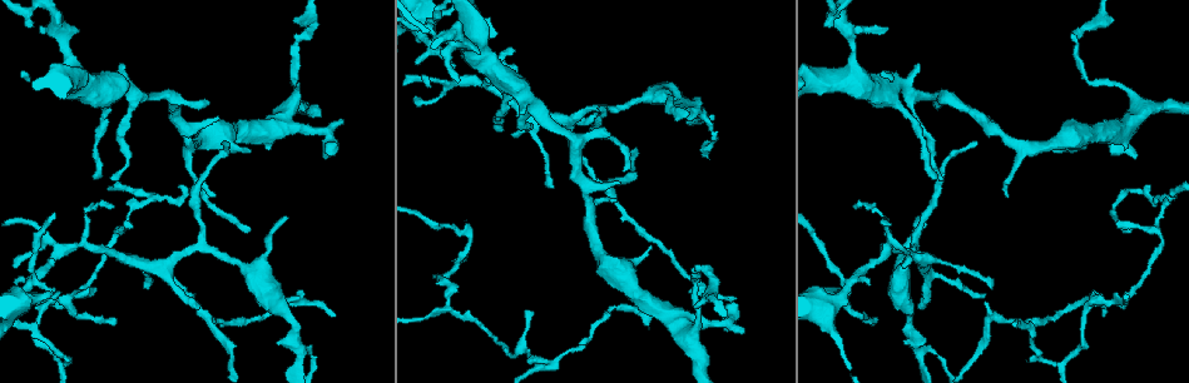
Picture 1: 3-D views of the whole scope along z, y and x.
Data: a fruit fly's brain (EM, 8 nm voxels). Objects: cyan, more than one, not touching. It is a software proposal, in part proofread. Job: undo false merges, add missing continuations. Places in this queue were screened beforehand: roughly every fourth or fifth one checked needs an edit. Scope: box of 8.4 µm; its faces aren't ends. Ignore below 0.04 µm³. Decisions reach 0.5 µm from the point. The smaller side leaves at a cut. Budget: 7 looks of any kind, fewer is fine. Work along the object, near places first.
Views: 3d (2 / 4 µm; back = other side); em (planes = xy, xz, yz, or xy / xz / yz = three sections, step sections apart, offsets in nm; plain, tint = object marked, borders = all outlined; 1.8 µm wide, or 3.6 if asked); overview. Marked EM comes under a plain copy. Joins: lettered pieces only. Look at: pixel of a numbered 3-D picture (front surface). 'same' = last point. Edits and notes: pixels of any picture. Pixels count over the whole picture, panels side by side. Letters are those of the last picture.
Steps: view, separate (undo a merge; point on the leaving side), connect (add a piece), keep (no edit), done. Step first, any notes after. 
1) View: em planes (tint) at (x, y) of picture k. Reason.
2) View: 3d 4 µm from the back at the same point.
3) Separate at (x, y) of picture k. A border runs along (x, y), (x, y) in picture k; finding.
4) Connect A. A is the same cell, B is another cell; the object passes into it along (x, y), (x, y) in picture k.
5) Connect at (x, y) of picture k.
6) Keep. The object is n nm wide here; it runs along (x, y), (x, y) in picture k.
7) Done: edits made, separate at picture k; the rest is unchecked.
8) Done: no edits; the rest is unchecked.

View: em 3.6 µm xz step 8 (tint) at (248, 148) of picture 1. Branch stops here.

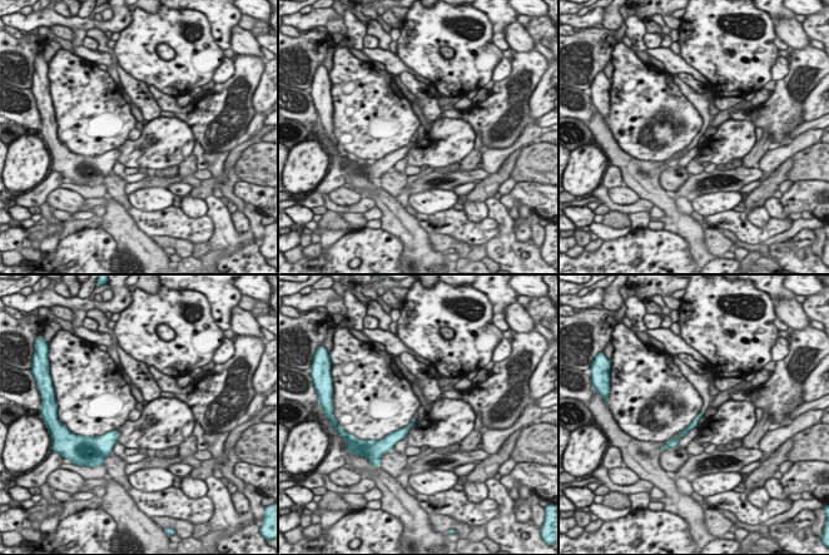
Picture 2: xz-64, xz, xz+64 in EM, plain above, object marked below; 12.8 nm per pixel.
View: em 3.6 µm xz step 8 (borders) at the same point.

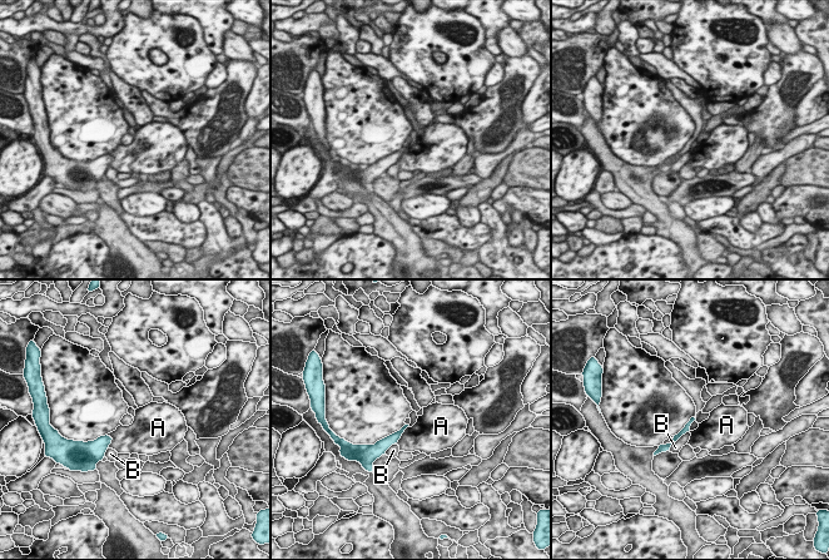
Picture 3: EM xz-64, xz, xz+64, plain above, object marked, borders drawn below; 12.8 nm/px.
Keep. A and B are other cells; no lettered piece goes on from it.

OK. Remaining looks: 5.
View: 3d 4 µm at (1114, 302) of picture 1. Arms part here.

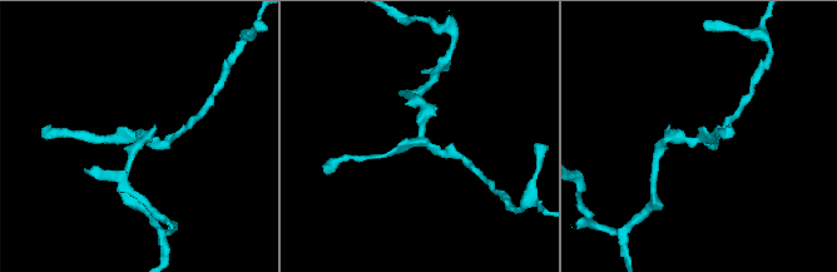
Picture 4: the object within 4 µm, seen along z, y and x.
View: em planes (borders) at (705, 139) of picture 4. 3 arms meet here.

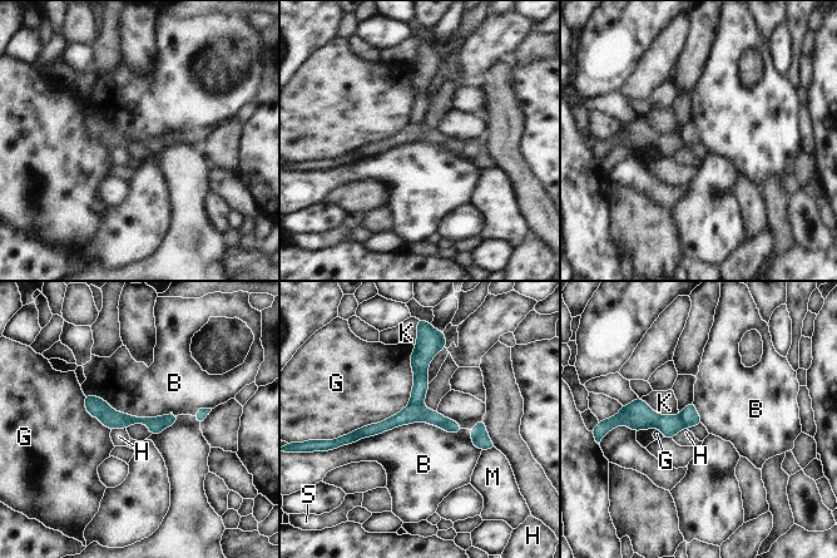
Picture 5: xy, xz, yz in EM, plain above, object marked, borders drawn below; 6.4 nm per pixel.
Keep. B, G, H, K, M and S are other cells; it runs along (426, 346), (416, 404), (347, 440) in picture 5; one neuron here.

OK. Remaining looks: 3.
View: 3d 4 µm at (646, 322) of picture 1. Free end.

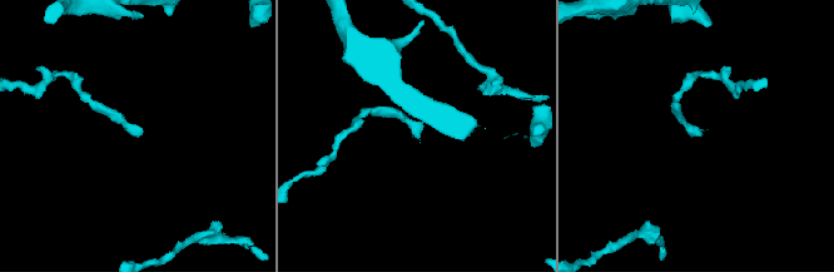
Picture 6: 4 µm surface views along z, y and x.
View: em 3.6 µm xy step 16 (tint) at (414, 134) of picture 6. Need the tissue.

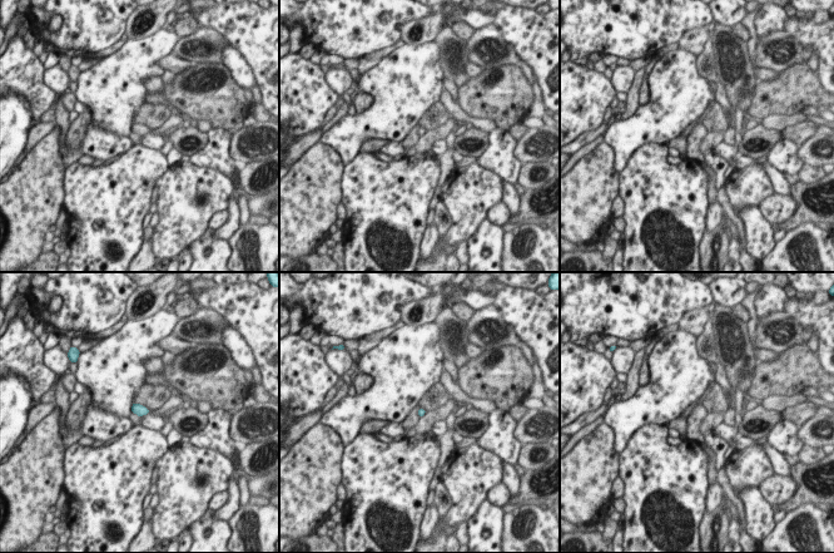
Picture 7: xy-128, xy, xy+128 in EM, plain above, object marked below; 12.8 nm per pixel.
View: em 3.6 µm planes (borders) at the same point.

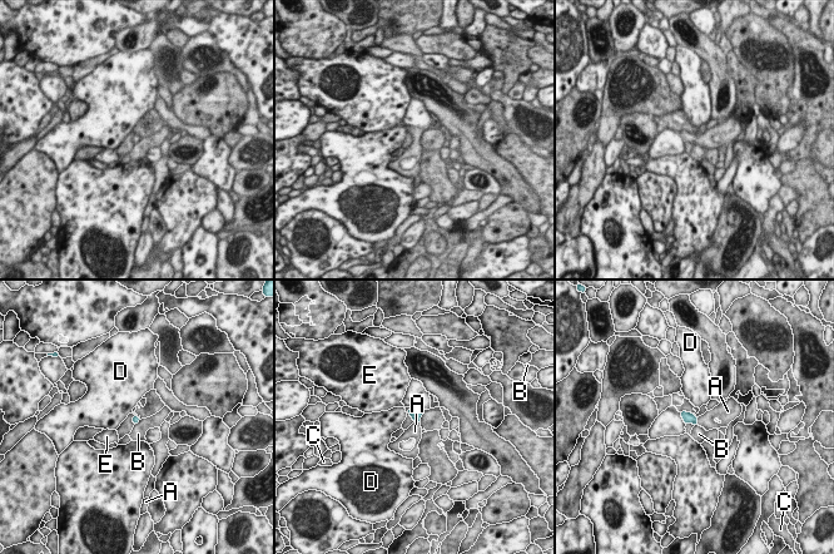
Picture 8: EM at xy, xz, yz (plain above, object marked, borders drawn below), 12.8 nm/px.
Connect A. The object is 100 nm wide here; A is the same cell, B, C, D and E are other cells; it goes on there.

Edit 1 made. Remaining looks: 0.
Done: edits made, connect at picture 8; the rest is unchecked.

